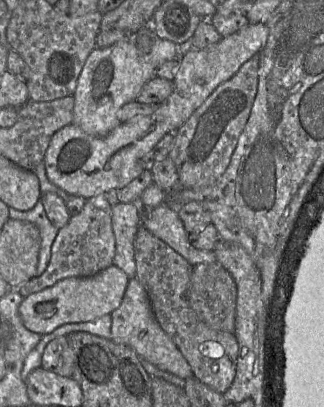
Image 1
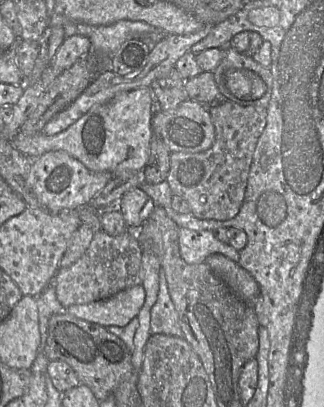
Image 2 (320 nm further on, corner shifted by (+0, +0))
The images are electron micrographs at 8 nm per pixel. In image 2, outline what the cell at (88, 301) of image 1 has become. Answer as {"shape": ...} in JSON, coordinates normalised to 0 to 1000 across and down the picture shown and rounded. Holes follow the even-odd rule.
{"shape":[[[423,700],[321,737],[219,749],[201,764],[238,781],[321,803],[386,803],[410,781],[423,779],[448,742],[448,730],[444,705]]]}

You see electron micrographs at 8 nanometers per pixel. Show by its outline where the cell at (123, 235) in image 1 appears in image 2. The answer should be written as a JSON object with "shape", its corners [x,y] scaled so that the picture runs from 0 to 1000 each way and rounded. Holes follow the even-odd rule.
{"shape":[[[414,462],[392,472],[370,494],[370,521],[395,563],[432,558],[460,538],[481,504],[438,464]]]}

